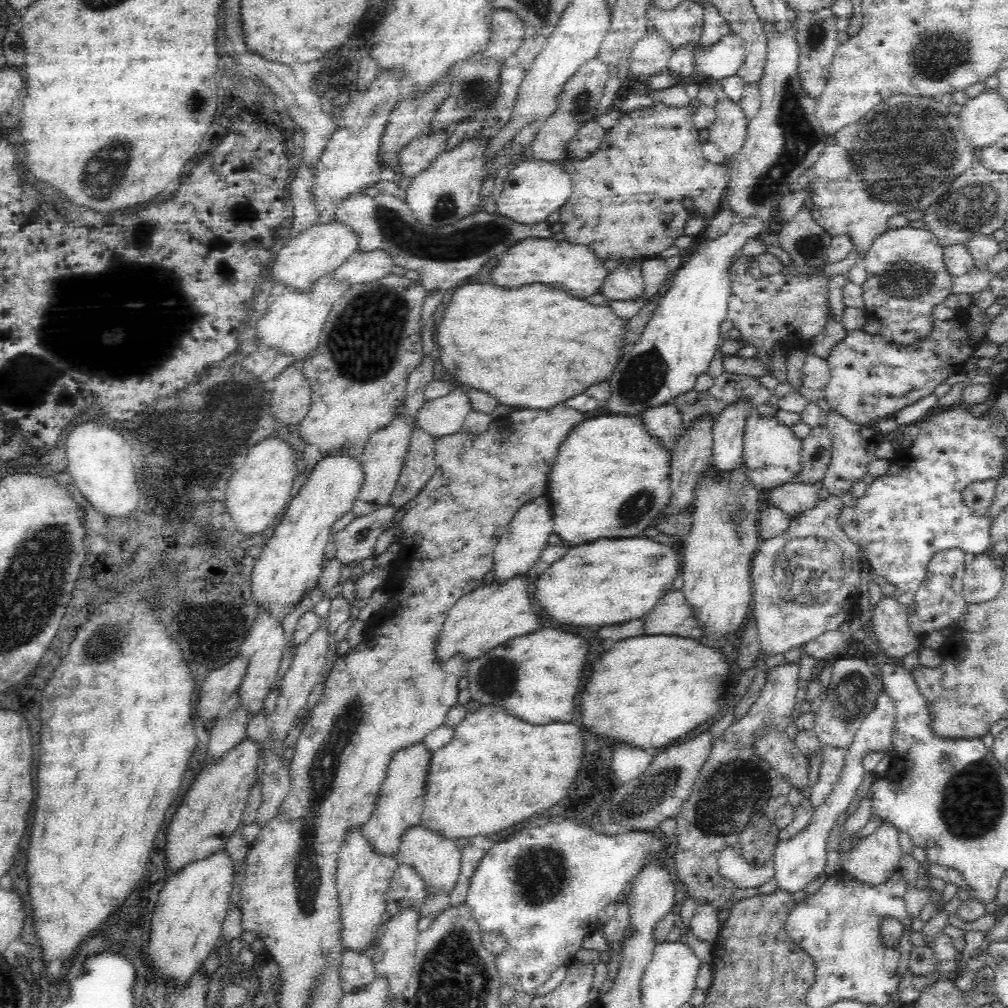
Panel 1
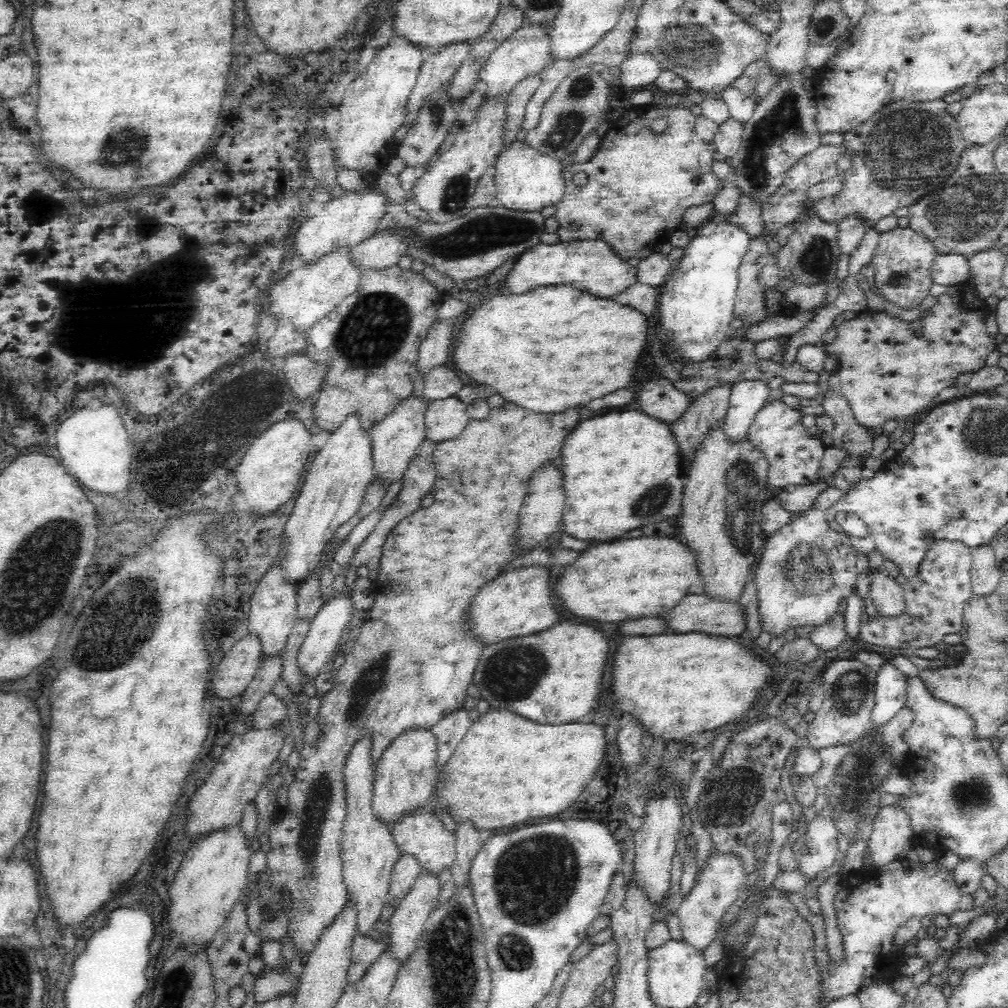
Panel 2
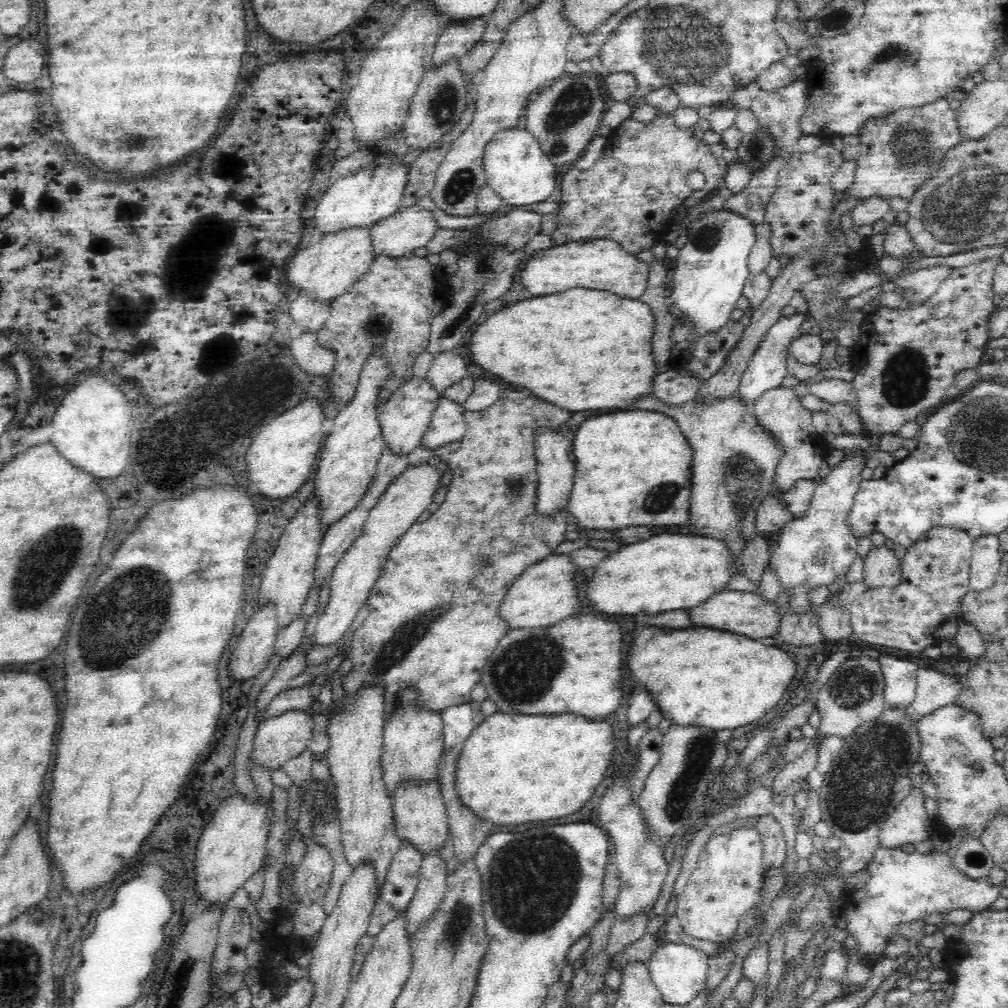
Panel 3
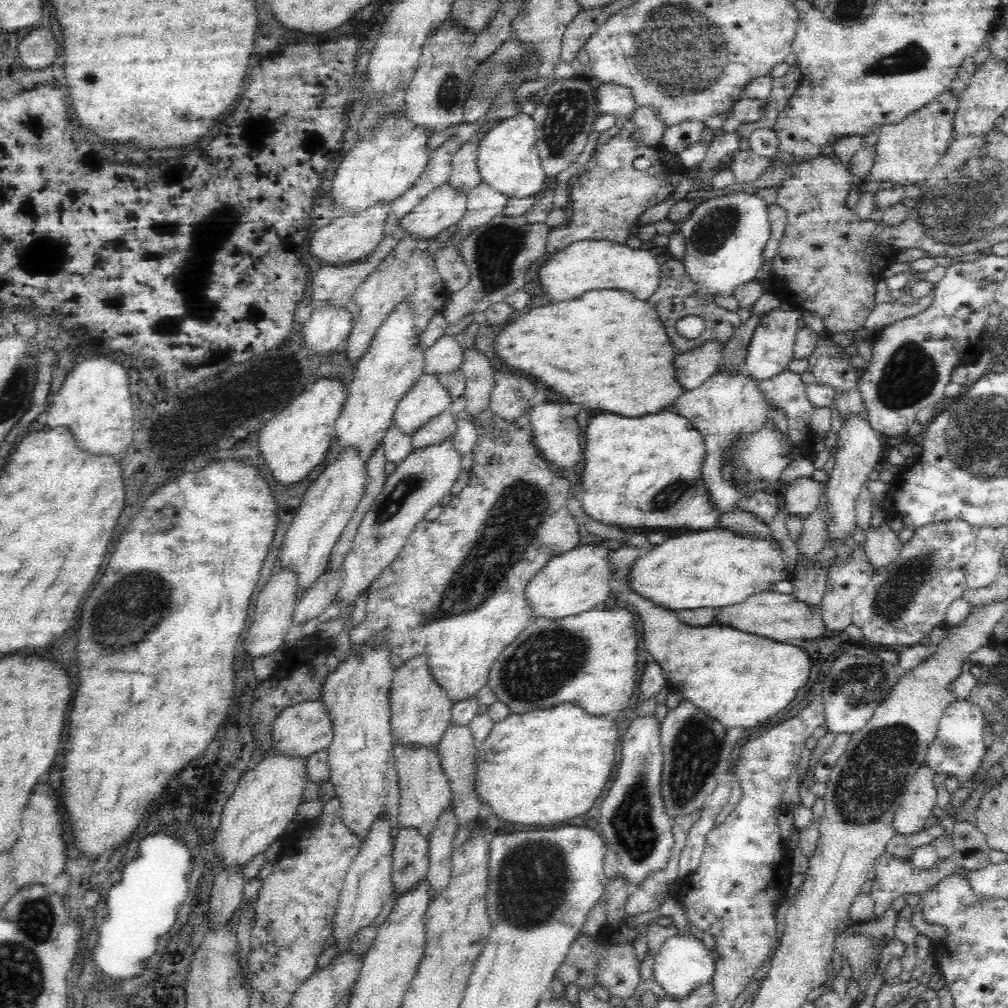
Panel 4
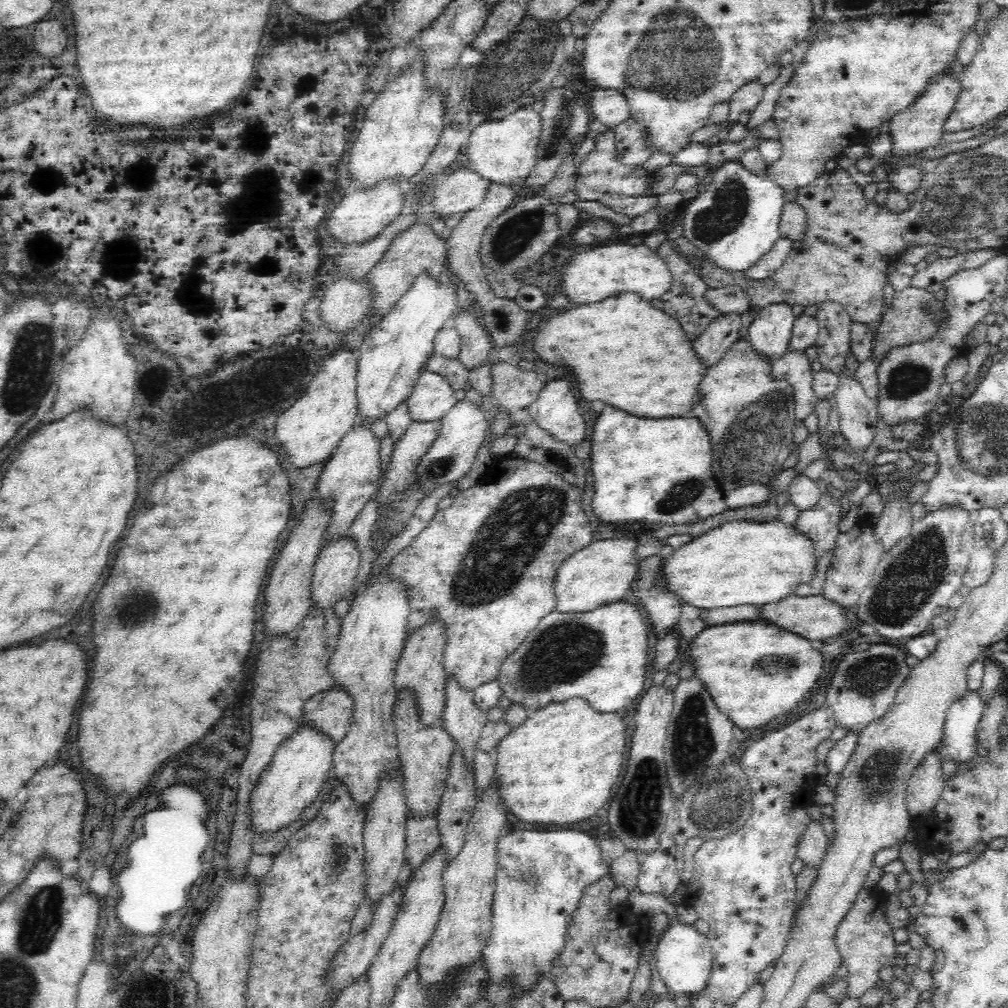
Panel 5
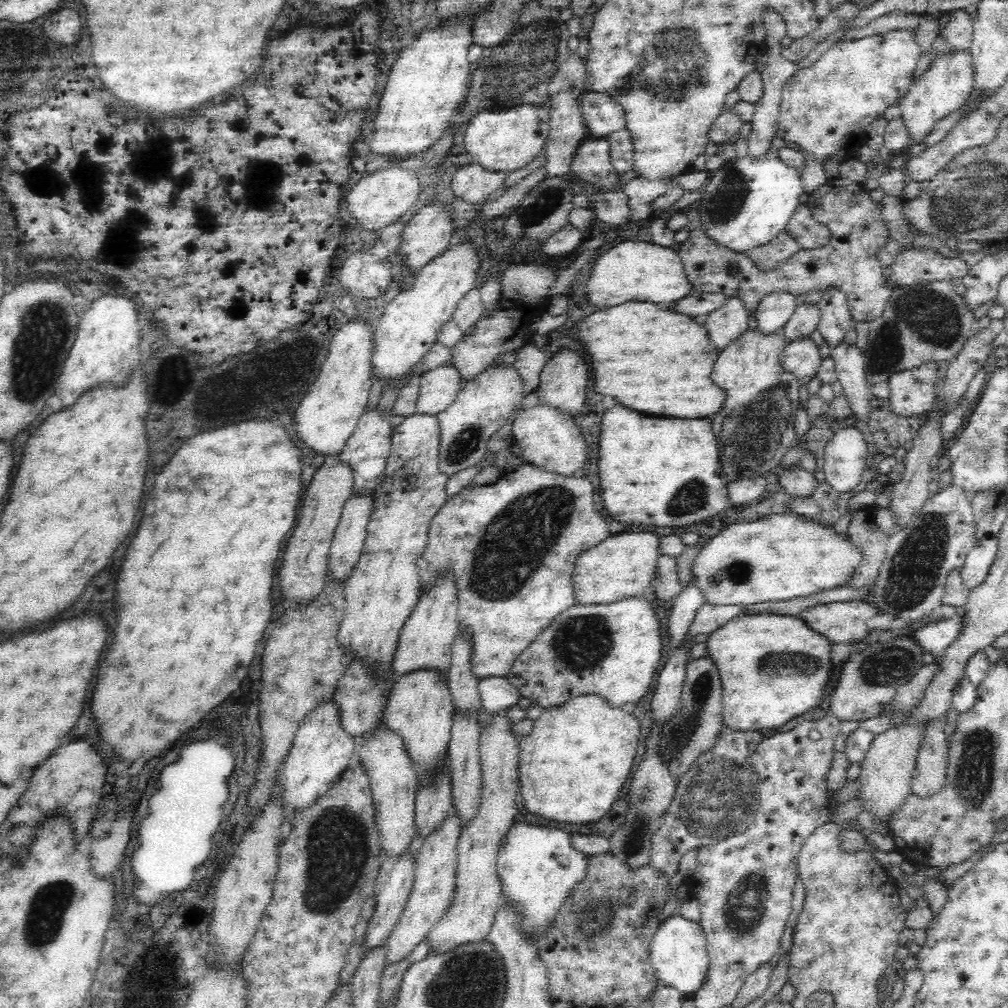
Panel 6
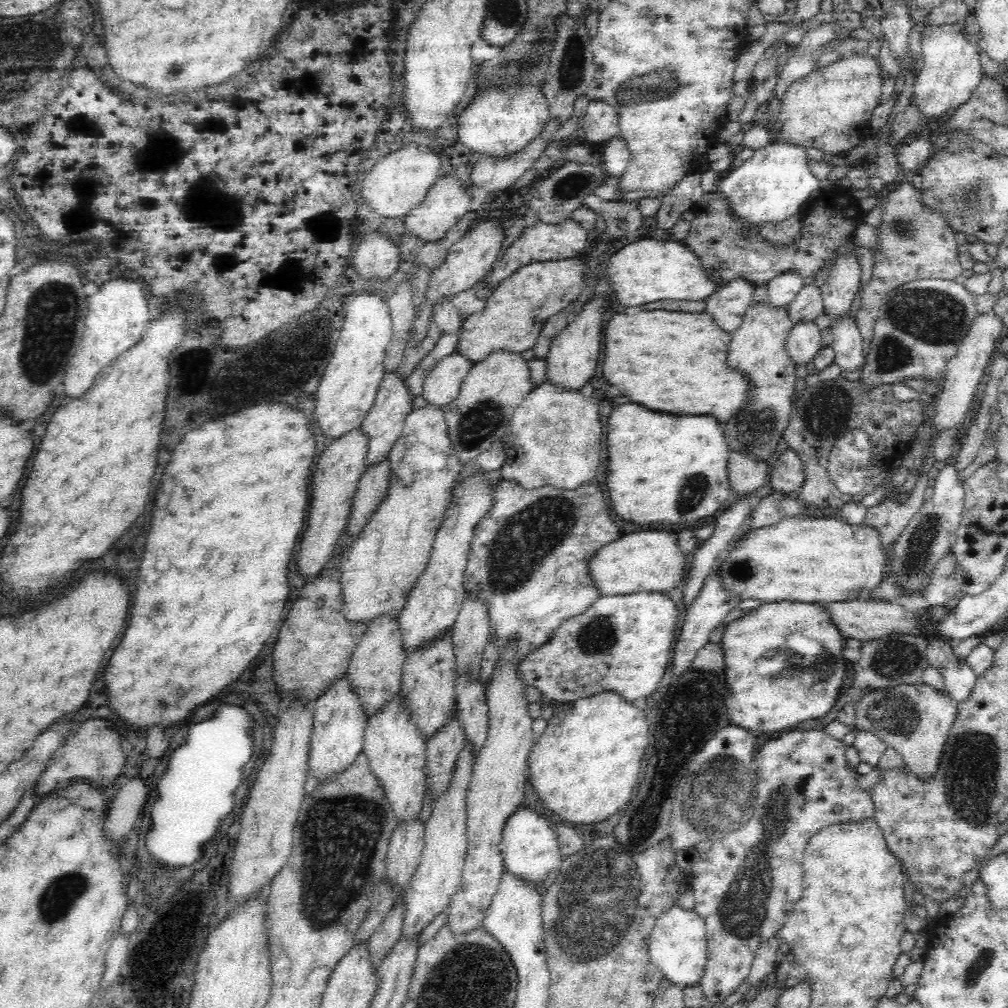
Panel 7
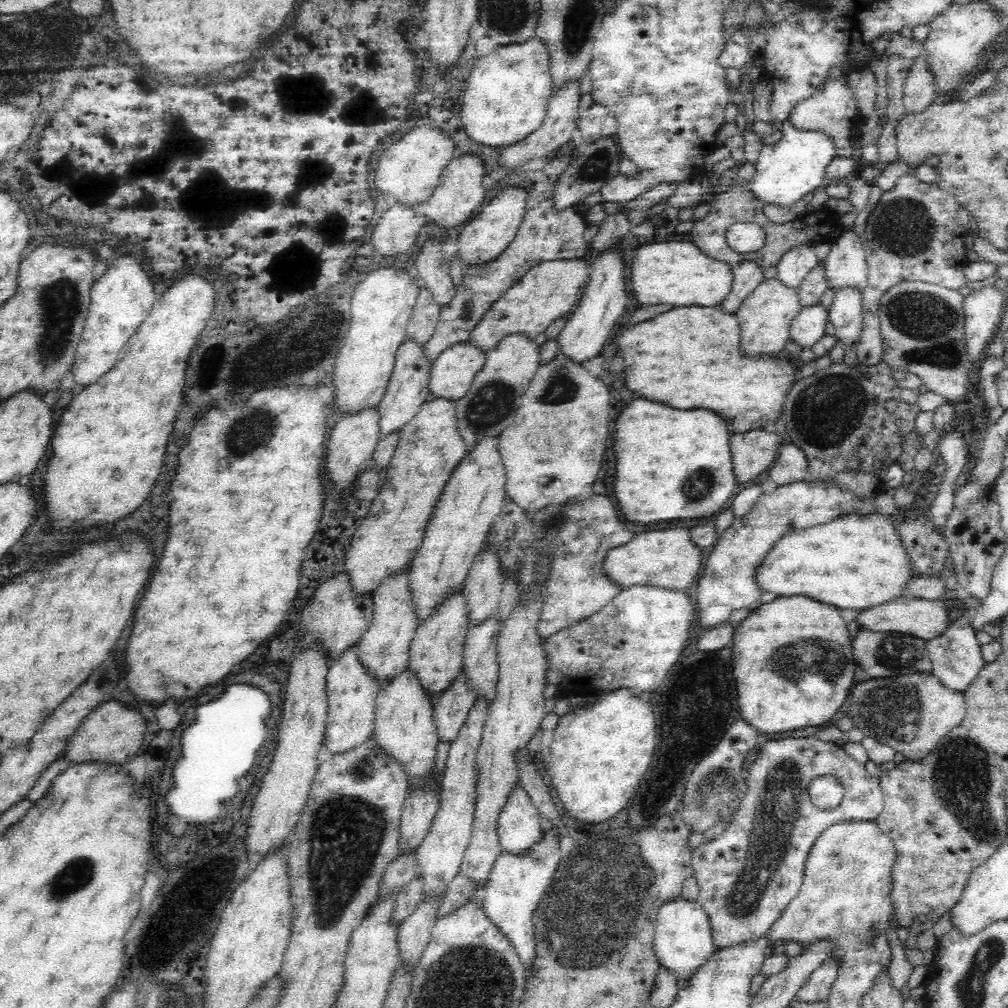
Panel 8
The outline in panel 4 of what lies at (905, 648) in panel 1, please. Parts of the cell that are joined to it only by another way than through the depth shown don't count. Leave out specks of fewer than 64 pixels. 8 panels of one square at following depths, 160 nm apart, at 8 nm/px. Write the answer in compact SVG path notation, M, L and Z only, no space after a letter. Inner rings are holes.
M887 523L878 528L871 527L871 530L866 533L865 555L875 572L892 564L898 558L903 547L898 535Z

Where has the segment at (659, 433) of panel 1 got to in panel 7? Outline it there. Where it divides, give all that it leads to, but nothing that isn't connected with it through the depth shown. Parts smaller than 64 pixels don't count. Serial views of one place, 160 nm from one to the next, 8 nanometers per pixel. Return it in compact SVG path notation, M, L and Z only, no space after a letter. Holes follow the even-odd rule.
M732 280L706 299L705 313L722 332L731 335L742 324L743 316L752 304L754 290L755 287L745 280Z

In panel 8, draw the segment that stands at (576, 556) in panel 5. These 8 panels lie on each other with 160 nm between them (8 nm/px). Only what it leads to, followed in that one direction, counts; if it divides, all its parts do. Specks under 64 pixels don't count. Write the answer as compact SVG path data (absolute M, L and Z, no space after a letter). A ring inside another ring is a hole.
M672 528L636 534L625 545L615 546L606 553L600 566L603 575L618 589L639 585L683 592L694 584L703 561L700 549L690 542L688 531Z

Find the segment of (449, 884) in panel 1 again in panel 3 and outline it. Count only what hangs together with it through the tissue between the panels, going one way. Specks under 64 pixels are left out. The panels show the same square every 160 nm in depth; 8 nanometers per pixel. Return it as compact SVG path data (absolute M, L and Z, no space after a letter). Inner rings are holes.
M404 782L392 797L393 819L397 835L409 842L420 854L442 852L449 847L450 831L447 823L446 807L441 799L440 783Z

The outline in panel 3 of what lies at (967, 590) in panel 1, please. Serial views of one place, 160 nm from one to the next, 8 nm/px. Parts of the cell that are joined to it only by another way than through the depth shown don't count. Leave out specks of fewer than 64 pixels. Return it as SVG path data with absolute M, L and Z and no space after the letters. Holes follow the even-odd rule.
M992 534L982 535L974 541L969 570L971 590L983 592L994 586L1000 562L998 536Z

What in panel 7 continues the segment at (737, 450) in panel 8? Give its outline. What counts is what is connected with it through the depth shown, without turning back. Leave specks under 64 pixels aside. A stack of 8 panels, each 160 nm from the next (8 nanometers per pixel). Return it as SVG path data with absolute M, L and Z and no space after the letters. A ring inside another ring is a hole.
M730 453L728 477L732 495L737 499L750 498L766 484L771 462L755 462L748 455Z

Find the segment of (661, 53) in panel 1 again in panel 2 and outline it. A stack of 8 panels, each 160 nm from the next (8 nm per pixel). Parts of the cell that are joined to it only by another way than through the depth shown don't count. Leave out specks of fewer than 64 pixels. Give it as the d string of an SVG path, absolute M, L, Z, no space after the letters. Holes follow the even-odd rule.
M635 52L626 57L619 70L620 76L616 82L624 87L639 90L653 85L662 65L650 52Z

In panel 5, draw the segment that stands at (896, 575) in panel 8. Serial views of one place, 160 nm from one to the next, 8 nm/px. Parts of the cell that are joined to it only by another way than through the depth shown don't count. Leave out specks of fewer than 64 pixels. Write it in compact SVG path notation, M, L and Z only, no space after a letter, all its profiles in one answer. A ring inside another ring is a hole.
M741 521L726 522L716 529L709 530L700 536L694 537L694 540L676 548L670 556L661 560L661 565L657 570L657 582L663 585L663 590L684 604L690 604L694 608L710 610L711 608L728 608L733 606L742 606L744 604L765 605L780 602L780 598L786 598L792 590L797 590L798 584L806 584L812 580L811 576L815 573L815 558L813 558L812 545L809 540L796 533L792 526L788 526L780 521L770 523L748 523Z

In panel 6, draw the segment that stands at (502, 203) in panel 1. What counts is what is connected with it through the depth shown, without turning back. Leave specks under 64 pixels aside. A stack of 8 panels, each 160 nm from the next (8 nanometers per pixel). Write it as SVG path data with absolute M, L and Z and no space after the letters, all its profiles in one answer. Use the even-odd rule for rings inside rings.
M524 104L508 110L478 113L467 124L467 128L465 129L463 137L465 148L473 158L472 163L476 163L488 172L502 174L518 172L518 170L526 168L528 164L532 164L534 156L538 156L540 151L543 150L545 140L550 130L549 122L549 110L545 110L543 107L532 107L530 104Z

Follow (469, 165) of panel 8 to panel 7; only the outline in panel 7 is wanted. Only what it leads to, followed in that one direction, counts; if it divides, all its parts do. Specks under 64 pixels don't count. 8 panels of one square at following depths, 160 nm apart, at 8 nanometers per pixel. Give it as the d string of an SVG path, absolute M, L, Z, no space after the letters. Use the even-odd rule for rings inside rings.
M451 175L440 176L429 188L422 202L404 217L404 230L412 234L414 238L418 238L420 242L440 242L457 220L470 211L471 203L474 203L473 199L458 178Z

